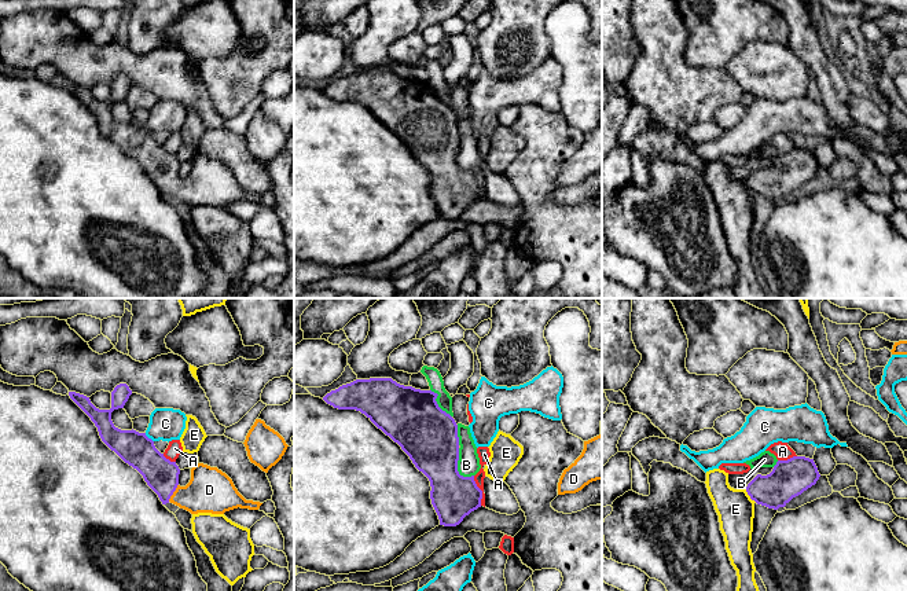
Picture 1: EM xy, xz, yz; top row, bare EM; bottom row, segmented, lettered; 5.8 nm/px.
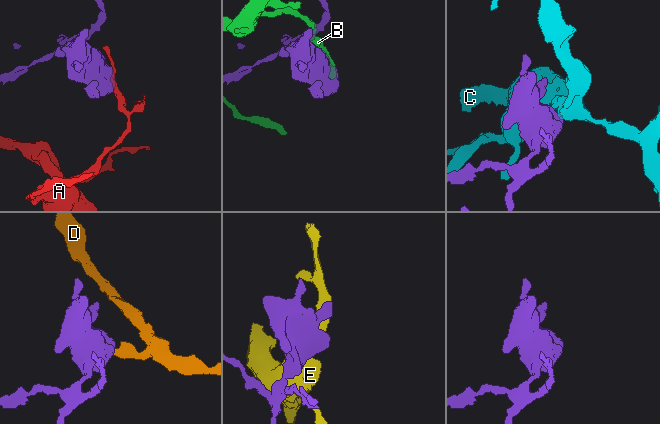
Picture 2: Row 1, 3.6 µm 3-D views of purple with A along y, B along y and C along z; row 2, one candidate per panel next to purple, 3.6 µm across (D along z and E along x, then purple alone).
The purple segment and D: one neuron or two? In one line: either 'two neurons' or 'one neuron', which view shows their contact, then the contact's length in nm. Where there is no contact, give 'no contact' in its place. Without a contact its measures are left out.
one neuron; contact in xy; length 120 nm

